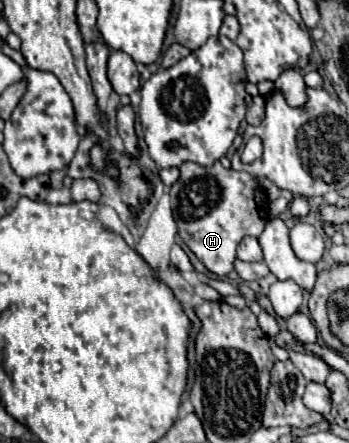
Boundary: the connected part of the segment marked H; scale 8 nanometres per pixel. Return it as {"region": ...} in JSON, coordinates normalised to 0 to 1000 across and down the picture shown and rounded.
{"region":[[[524,366],[513,384],[513,406],[484,429],[513,533],[599,614],[639,628],[668,609],[668,591],[679,582],[673,560],[696,533],[742,533],[765,506],[765,479],[736,456],[736,424],[748,424],[748,415],[708,388],[639,379],[633,366],[605,375]]]}

